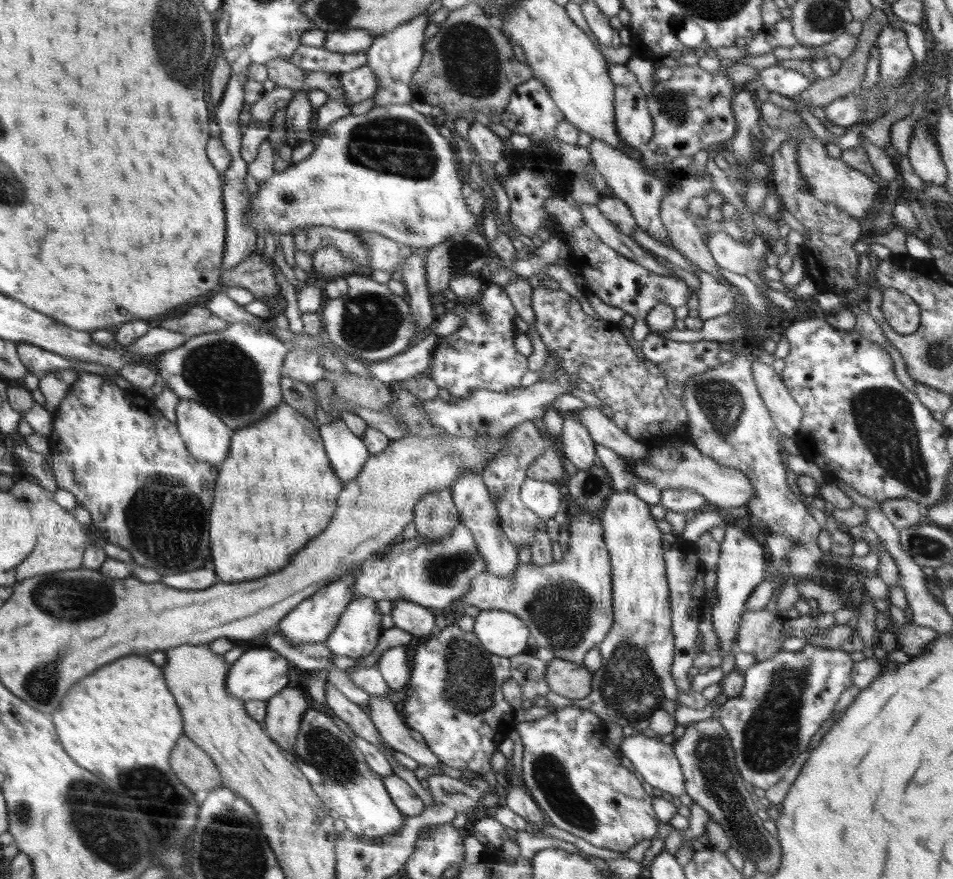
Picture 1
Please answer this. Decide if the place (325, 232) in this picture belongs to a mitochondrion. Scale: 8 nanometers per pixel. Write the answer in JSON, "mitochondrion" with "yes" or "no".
{"mitochondrion":"no"}

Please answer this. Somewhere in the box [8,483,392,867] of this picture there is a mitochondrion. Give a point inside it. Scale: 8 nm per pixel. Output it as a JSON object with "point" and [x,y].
{"point":[158,801]}

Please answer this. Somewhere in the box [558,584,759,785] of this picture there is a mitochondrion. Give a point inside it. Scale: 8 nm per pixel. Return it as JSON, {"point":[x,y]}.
{"point":[630,685]}

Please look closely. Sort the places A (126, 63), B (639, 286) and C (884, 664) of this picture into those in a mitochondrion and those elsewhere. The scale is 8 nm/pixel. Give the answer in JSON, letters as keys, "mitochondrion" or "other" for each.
{"A":"other","B":"other","C":"other"}

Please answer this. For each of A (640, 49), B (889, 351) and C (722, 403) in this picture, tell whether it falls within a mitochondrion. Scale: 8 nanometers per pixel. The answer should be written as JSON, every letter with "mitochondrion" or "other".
{"A":"other","B":"other","C":"mitochondrion"}

